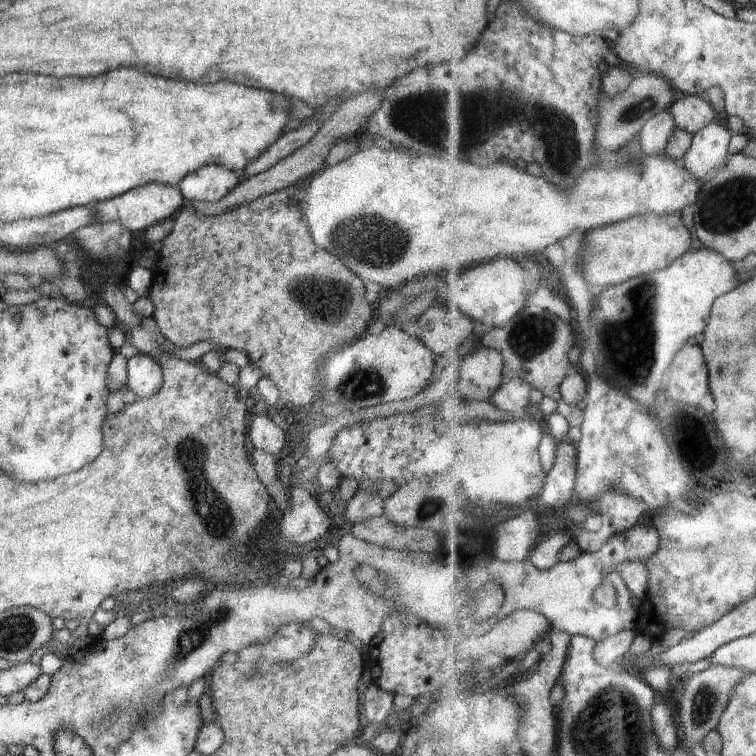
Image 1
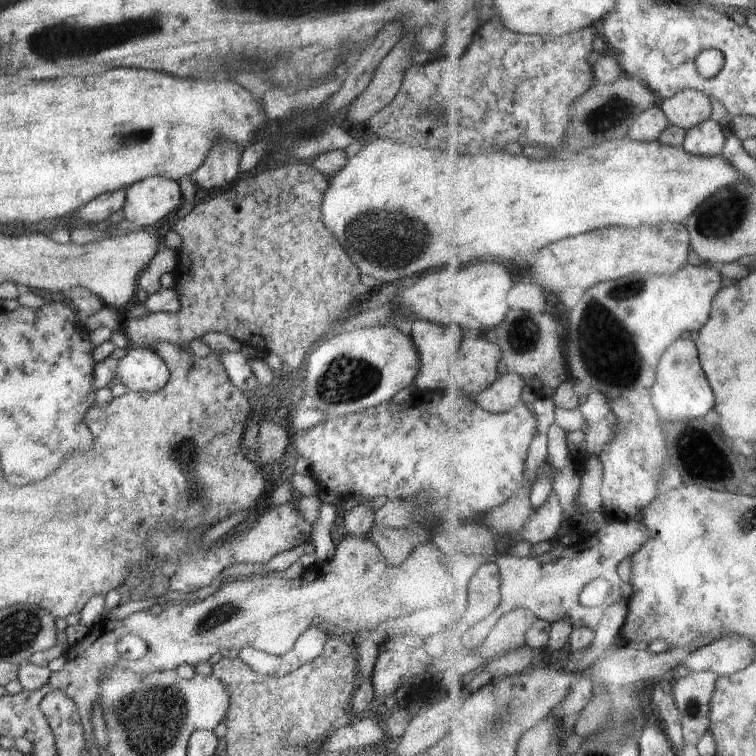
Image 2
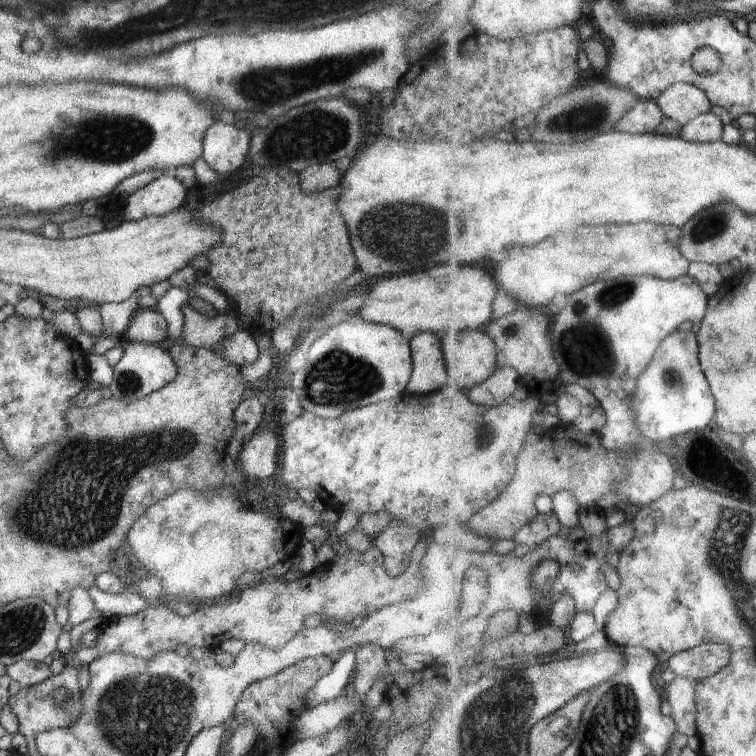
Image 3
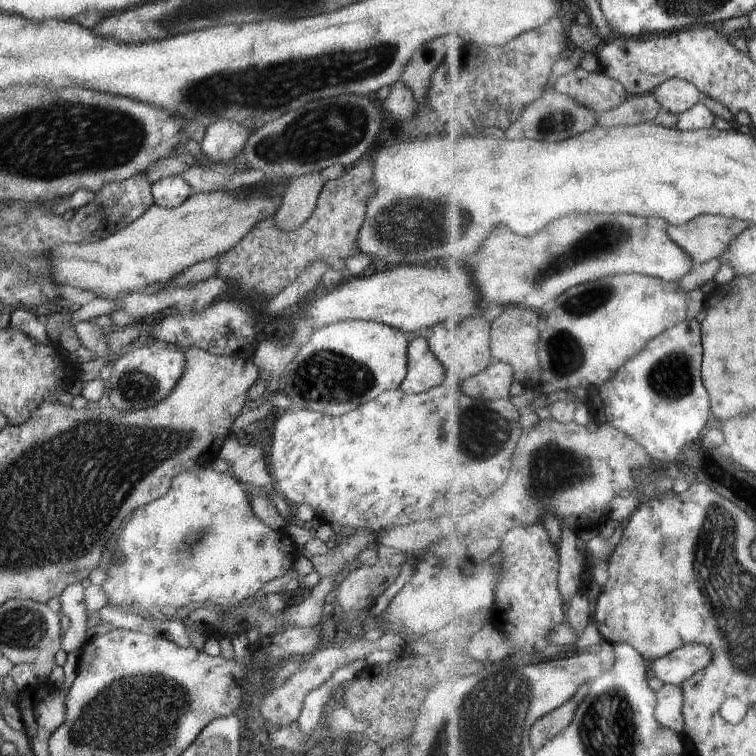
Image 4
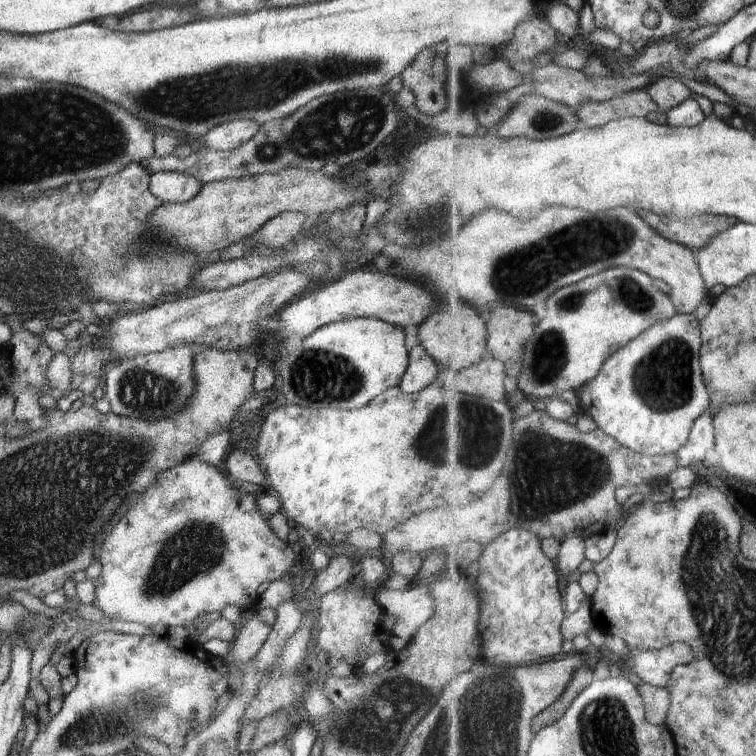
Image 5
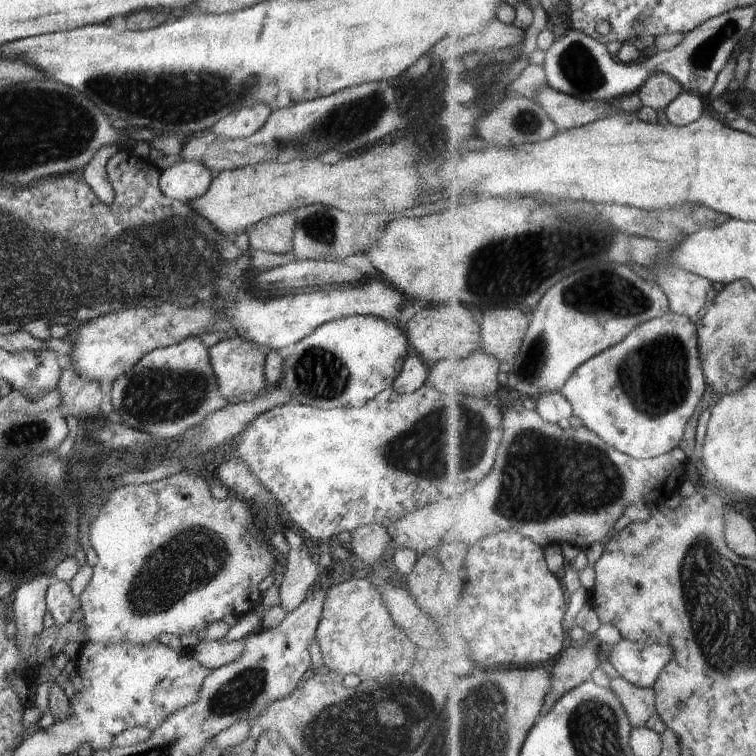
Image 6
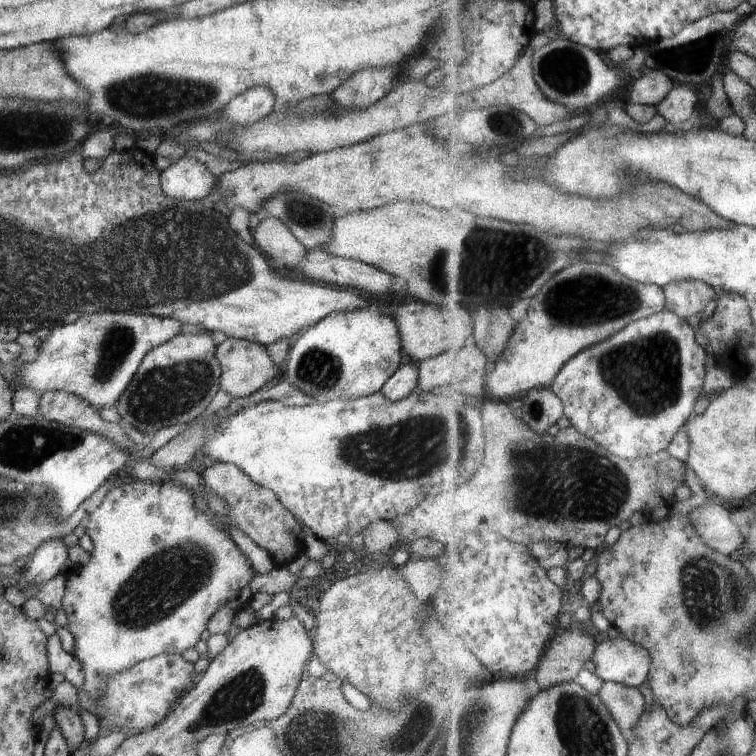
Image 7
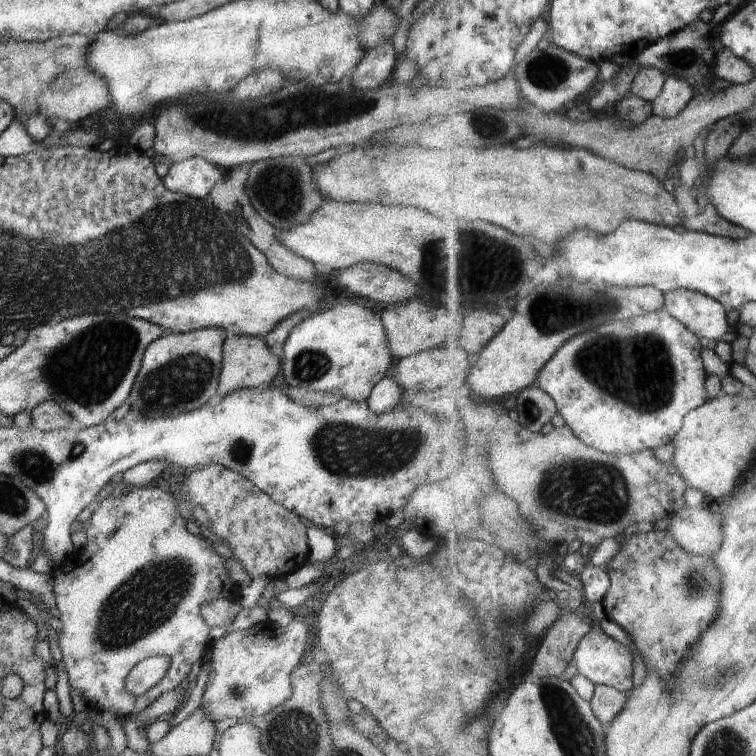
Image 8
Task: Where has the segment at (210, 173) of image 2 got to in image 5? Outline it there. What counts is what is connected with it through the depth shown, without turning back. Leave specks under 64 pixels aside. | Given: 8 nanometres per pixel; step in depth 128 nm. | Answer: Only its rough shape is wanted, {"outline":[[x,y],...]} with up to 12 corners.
{"outline":[[236,119],[215,126],[197,143],[231,151],[254,138],[261,124]]}

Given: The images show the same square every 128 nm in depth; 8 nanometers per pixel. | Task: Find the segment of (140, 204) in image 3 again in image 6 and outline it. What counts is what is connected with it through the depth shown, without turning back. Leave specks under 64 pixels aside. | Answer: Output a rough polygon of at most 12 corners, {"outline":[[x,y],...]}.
{"outline":[[194,160],[161,171],[168,198],[189,203],[206,194],[212,173]]}

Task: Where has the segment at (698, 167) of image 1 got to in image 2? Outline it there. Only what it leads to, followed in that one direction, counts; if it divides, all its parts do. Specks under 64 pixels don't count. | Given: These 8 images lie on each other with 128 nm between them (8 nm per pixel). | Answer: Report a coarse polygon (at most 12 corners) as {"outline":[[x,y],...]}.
{"outline":[[710,119],[689,130],[685,147],[696,156],[722,156],[725,123]]}

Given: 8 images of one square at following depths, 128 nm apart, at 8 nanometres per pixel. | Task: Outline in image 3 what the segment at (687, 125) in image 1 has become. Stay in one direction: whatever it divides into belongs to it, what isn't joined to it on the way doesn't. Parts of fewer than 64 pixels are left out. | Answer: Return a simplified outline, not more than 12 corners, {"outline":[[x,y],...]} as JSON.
{"outline":[[677,82],[657,101],[684,126],[710,114],[705,89]]}

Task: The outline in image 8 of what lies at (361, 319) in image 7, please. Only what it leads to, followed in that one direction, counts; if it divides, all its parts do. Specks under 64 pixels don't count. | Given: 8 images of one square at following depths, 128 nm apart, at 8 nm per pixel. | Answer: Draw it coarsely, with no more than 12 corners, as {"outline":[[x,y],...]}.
{"outline":[[336,302],[295,324],[288,386],[366,401],[395,361],[372,310]]}

